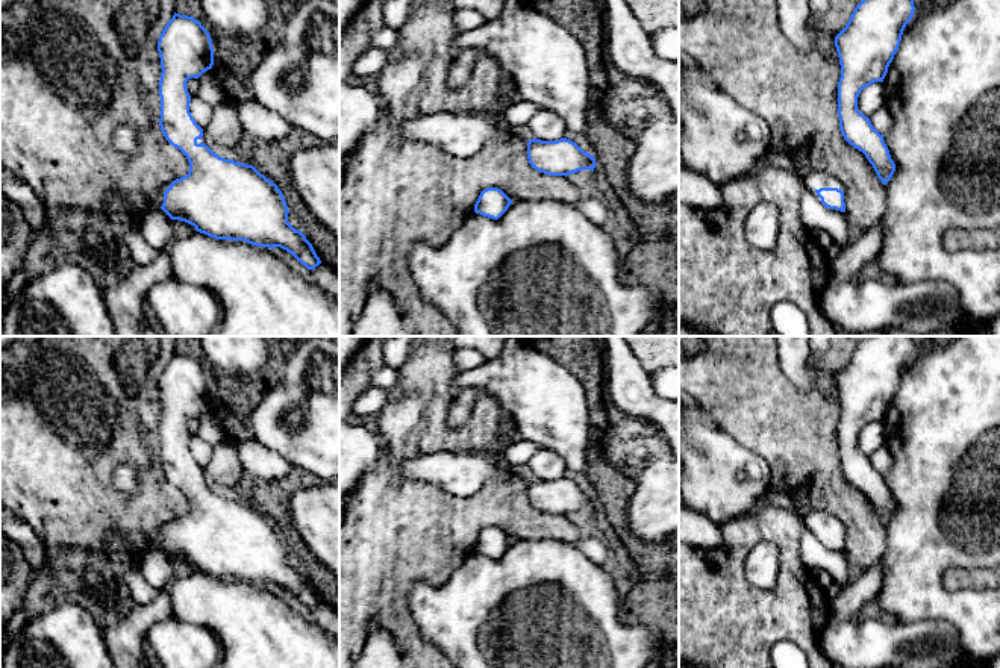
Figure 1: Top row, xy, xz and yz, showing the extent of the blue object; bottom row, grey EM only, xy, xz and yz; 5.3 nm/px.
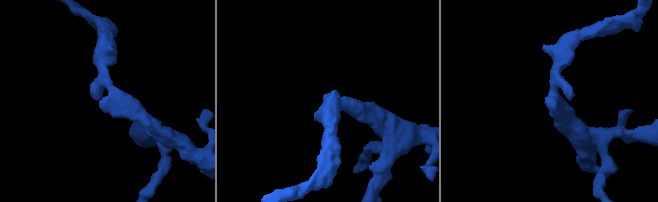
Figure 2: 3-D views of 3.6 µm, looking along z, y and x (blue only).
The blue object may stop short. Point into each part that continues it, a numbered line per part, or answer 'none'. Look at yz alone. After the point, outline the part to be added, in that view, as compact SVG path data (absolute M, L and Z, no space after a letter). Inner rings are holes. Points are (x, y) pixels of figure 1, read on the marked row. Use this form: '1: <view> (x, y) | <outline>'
1: yz (814, 179) | M806 168L806 186L812 189L820 189L820 188L841 188L841 182L838 177L823 173L823 171L815 171L812 168Z

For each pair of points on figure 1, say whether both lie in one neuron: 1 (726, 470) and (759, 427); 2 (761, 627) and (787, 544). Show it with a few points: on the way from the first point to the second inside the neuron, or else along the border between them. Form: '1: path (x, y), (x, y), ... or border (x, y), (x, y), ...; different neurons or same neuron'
1: border (715, 424), (752, 450); different neurons
2: path (782, 606), (788, 600), (788, 565); same neuron

